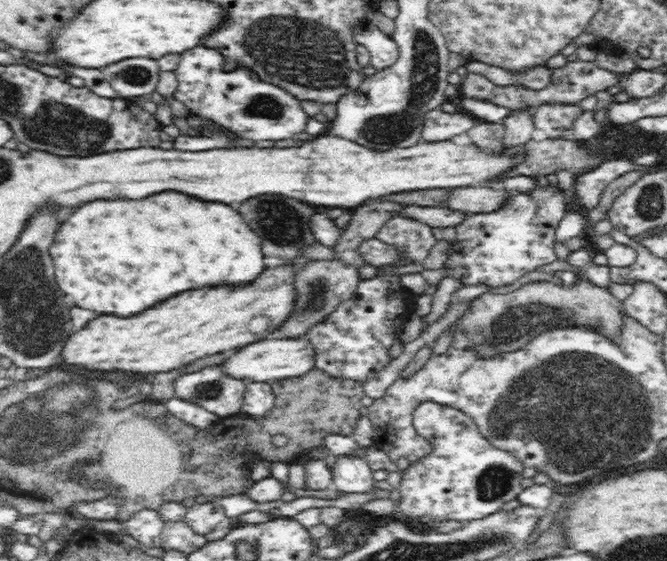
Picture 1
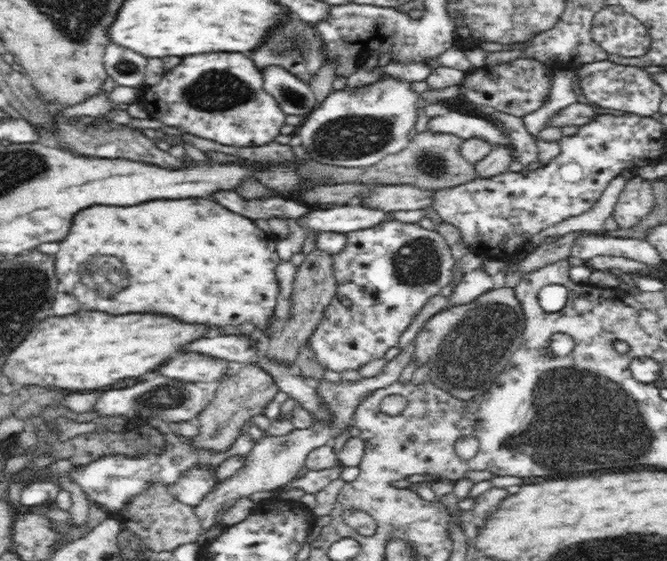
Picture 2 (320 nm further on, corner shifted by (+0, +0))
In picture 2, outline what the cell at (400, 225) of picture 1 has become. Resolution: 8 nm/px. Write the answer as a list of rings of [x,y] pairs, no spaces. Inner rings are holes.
[[[400,221],[383,222],[374,228],[350,232],[348,247],[332,256],[338,296],[334,296],[326,308],[322,323],[314,329],[307,344],[312,349],[318,364],[332,372],[360,370],[376,358],[382,358],[390,348],[396,347],[400,336],[412,324],[422,306],[441,289],[452,282],[455,260],[451,248],[437,230],[429,230],[416,223]]]

